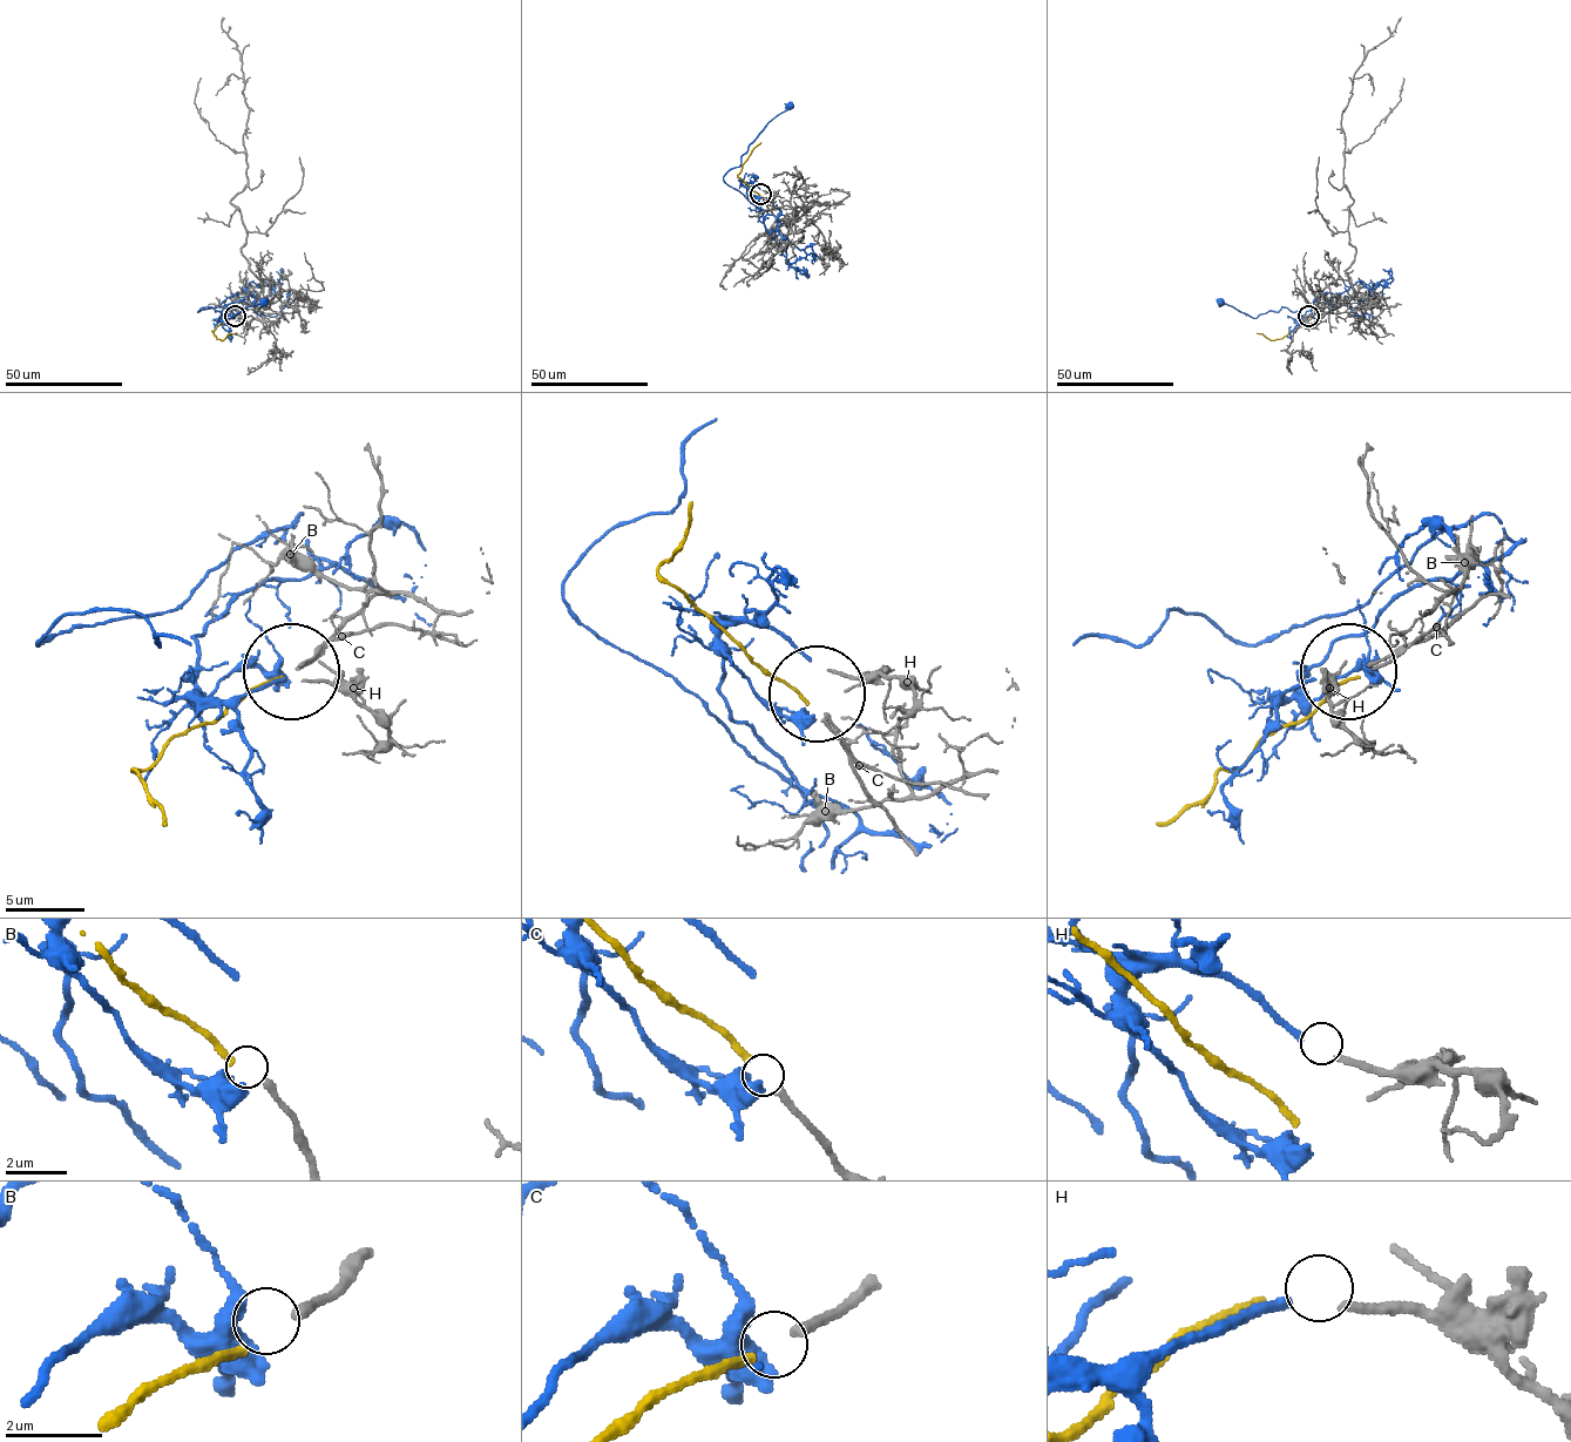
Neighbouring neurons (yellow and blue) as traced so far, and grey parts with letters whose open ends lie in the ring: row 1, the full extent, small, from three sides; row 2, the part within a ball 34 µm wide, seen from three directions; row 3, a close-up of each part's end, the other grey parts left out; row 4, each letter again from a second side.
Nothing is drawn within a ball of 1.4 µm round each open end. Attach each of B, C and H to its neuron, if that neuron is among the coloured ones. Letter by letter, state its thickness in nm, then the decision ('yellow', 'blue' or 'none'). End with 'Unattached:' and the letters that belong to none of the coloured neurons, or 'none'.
B: 240 nm | none
C: 200 nm | yellow
H: 190 nm | blue
Unattached: B

